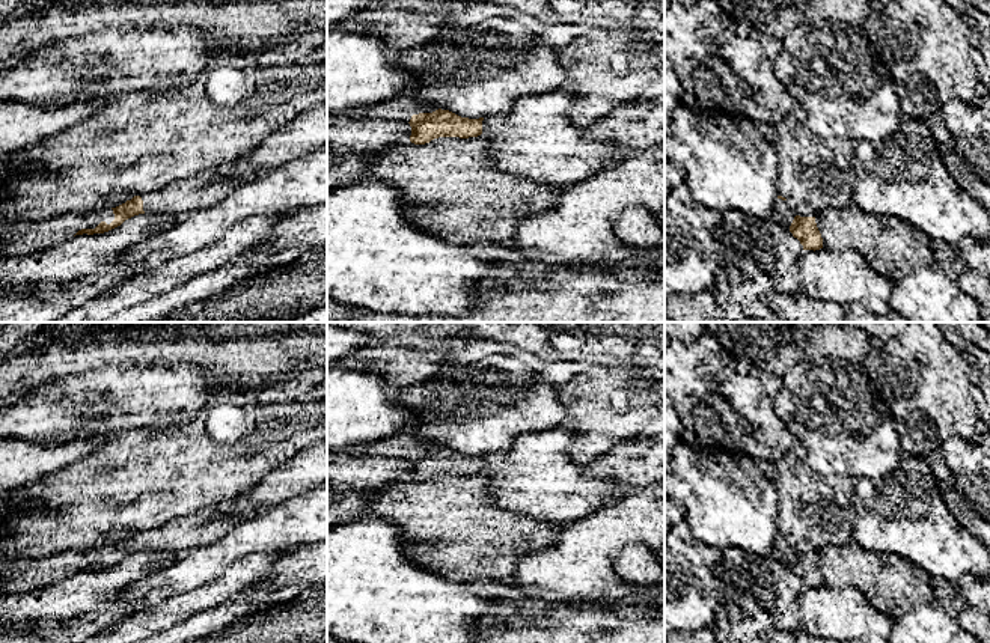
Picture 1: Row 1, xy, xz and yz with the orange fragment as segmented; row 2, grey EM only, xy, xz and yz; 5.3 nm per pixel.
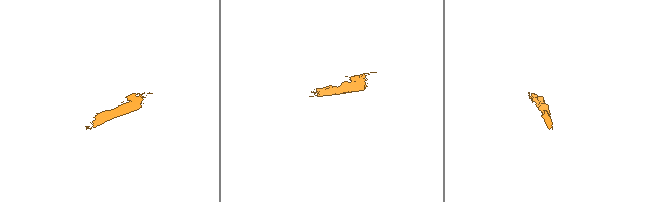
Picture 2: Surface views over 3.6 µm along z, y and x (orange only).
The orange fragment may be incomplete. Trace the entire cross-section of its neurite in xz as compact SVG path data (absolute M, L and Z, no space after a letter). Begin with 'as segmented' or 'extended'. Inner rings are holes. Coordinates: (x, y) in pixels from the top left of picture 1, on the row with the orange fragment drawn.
extended | M407 95L393 96L362 110L350 110L345 114L408 122L411 126L410 142L414 145L425 145L438 137L469 139L485 131L502 130L500 117L461 117Z

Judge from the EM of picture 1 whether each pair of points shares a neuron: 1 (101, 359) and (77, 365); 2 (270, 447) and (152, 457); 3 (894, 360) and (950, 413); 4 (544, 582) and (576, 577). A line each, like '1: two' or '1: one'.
1: one
2: one
3: one
4: one

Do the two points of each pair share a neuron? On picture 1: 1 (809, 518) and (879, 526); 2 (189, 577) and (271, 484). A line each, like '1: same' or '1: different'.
1: different
2: different

